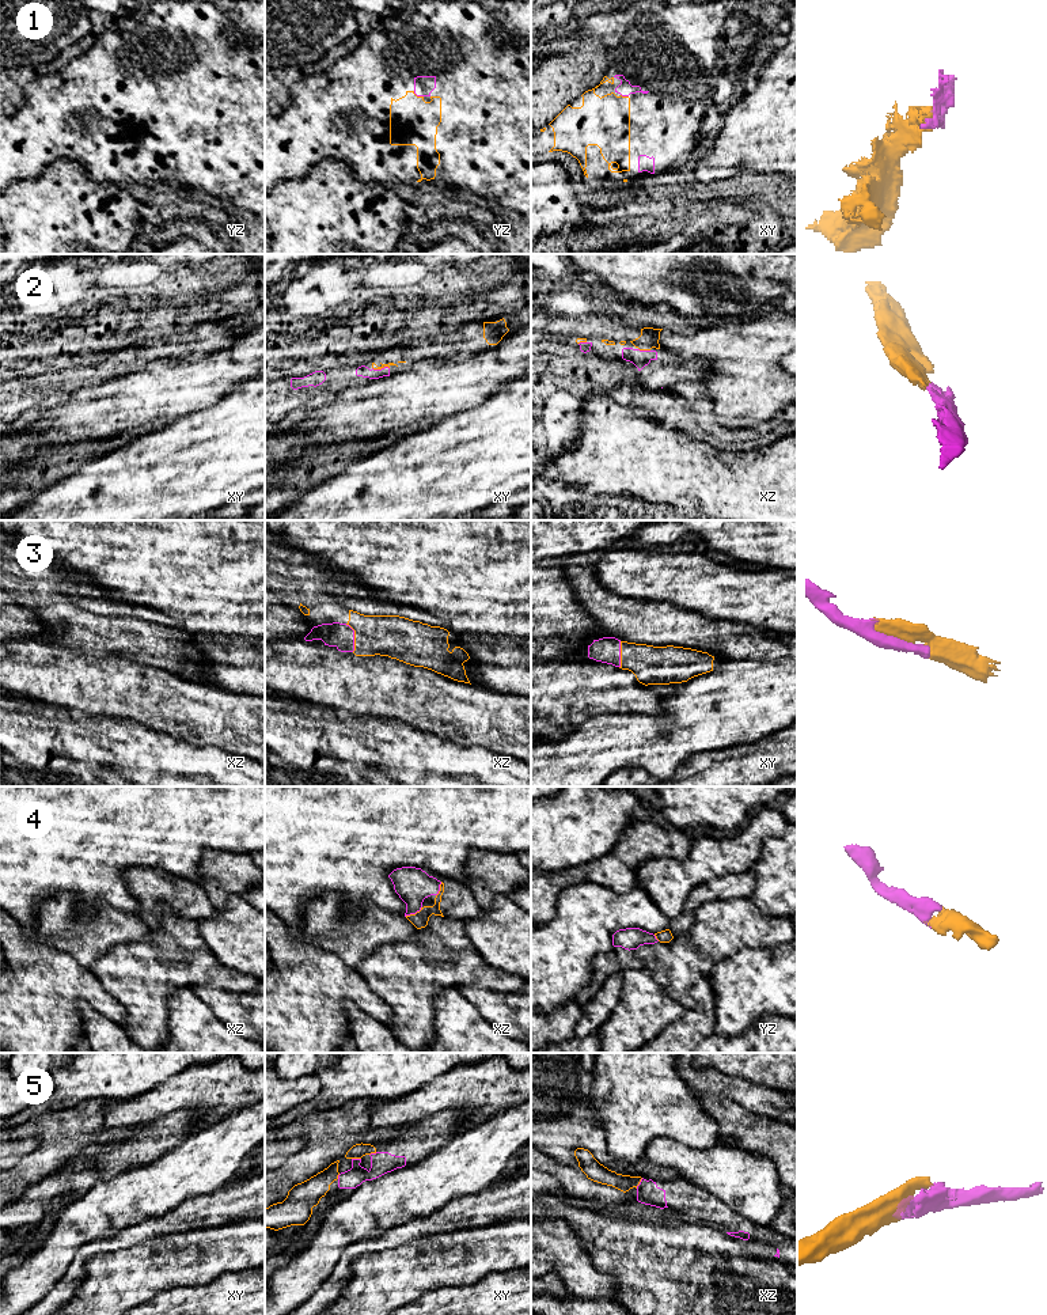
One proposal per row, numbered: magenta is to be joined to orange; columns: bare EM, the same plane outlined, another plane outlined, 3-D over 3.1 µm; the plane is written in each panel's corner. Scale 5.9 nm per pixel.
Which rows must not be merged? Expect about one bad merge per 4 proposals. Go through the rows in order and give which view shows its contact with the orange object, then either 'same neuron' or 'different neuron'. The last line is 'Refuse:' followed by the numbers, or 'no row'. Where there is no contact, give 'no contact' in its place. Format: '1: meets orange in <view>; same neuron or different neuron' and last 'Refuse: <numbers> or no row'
1: meets orange in yz; same neuron
2: meets orange in xz; same neuron
3: meets orange in xz; same neuron
4: meets orange in xz; same neuron
5: meets orange in xz; same neuron
Refuse: no row

